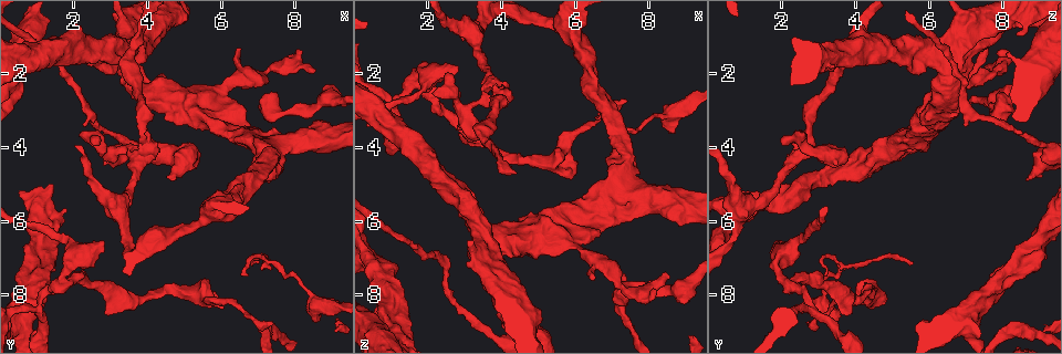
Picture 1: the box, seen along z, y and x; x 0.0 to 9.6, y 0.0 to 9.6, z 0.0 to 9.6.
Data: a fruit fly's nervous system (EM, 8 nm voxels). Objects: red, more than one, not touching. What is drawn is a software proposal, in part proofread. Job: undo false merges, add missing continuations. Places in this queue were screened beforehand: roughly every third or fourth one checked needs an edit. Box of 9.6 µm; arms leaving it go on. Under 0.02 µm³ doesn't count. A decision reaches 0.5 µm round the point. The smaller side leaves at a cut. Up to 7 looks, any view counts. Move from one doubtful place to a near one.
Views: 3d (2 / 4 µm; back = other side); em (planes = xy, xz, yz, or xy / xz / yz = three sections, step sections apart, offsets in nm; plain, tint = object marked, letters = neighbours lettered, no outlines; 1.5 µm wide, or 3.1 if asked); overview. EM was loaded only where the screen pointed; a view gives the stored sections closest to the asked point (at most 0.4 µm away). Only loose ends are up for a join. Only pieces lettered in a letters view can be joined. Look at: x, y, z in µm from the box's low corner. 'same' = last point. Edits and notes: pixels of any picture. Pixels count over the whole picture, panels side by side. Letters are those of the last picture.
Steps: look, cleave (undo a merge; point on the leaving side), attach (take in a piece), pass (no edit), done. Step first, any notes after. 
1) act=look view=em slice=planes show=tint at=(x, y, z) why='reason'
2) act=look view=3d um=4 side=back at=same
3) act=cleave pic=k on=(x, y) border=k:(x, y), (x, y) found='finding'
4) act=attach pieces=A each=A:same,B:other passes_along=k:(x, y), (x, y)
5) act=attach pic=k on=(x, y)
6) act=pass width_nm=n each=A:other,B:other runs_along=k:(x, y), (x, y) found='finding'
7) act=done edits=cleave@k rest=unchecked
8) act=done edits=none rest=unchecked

act=look view=em slice=xy step=4 show=tint at=(2.90, 3.65, 8.40) why='a narrow waist'

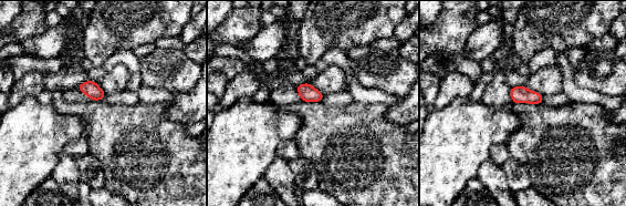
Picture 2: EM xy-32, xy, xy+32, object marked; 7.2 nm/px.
act=look view=em slice=planes show=letters at=same why='cut it another way'

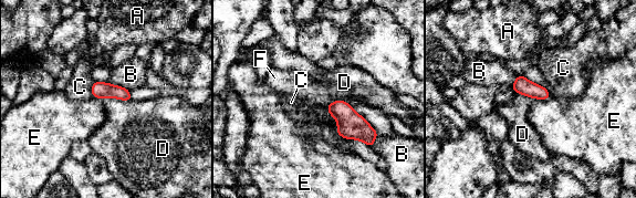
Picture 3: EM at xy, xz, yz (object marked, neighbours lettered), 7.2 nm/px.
act=pass width_nm=120 each=A:other,B:other,C:other,D:other,E:other,F:other border=3:(101, 97), (133, 100) found='all the same neuron'

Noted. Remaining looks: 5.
act=look view=3d um=2 at=(4.75, 4.80, 8.60) why='branch stops here'

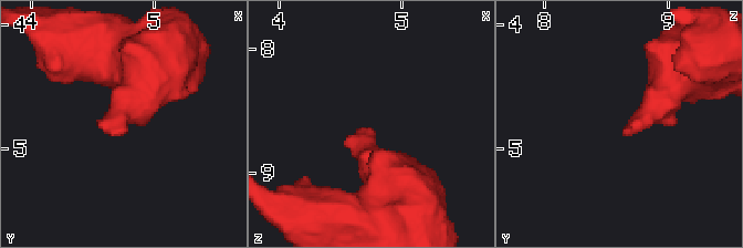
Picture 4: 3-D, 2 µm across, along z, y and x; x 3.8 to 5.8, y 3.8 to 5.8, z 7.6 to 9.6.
act=look view=em slice=planes show=letters at=(4.68, 4.86, 8.62)

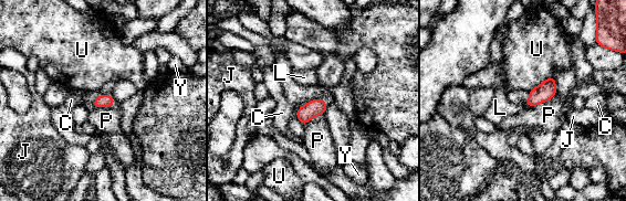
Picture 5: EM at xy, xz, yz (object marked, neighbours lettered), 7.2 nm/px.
act=pass each=C:other,J:other,L:other,P:other,U:other,Y:other border=5:(555, 94), (549, 99), (529, 107) found='no lettered piece goes on from it'

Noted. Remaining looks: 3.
act=look view=em slice=yz step=8 show=tint at=(8.75, 8.55, 3.65) why='stops while still wide'

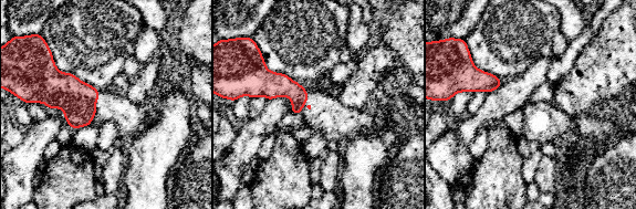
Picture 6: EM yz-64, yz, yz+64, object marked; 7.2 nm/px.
act=look view=em slice=planes show=letters at=same why='cut it another way'

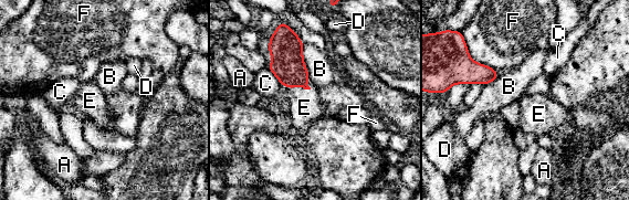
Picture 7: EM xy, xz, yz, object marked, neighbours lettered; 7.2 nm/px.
act=attach pieces=E each=A:other,B:other,C:other,D:other,E:same,F:other passes_along=7:(287, 64), (302, 86), (304, 107) found='it goes on there'

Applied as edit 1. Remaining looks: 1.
act=done edits=attach@7 rest=unchecked

